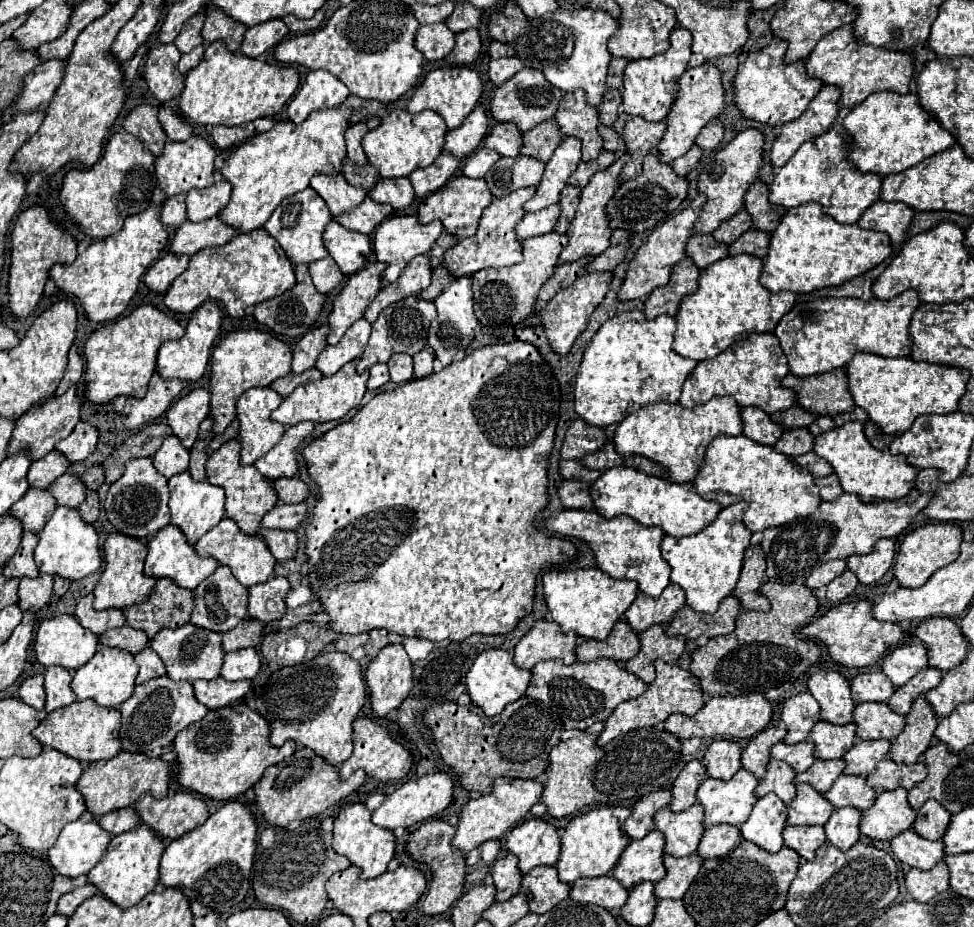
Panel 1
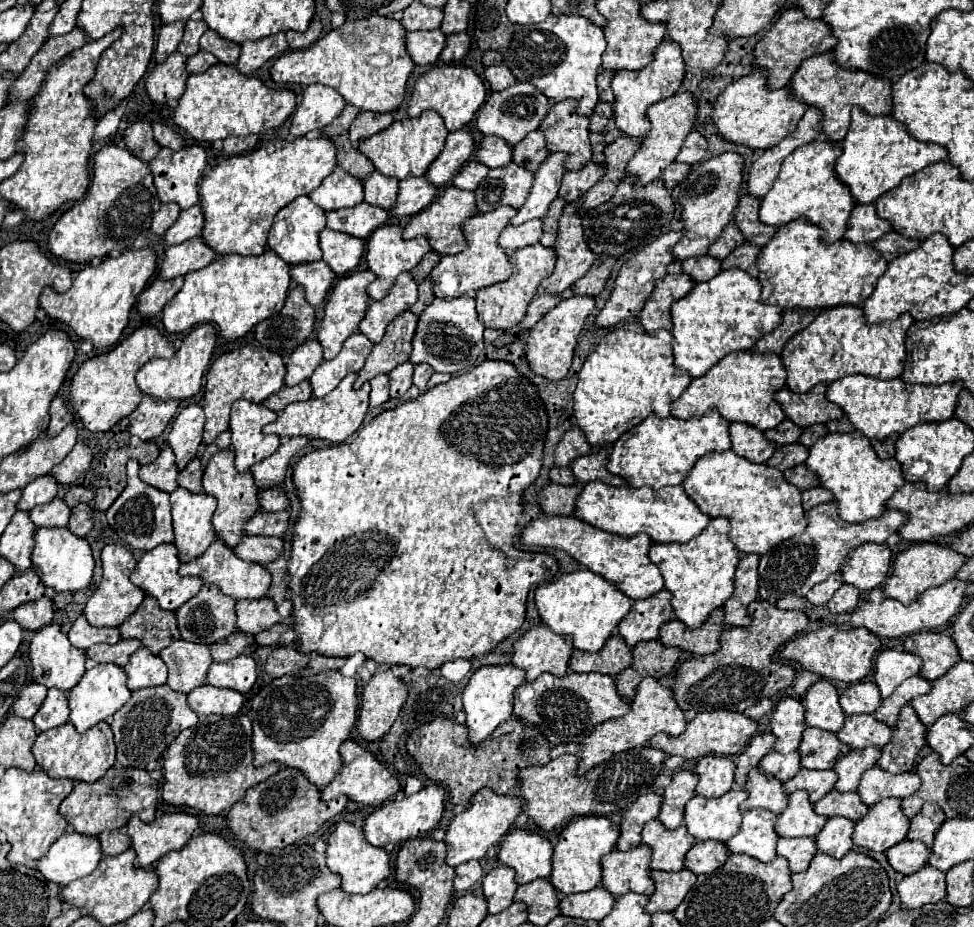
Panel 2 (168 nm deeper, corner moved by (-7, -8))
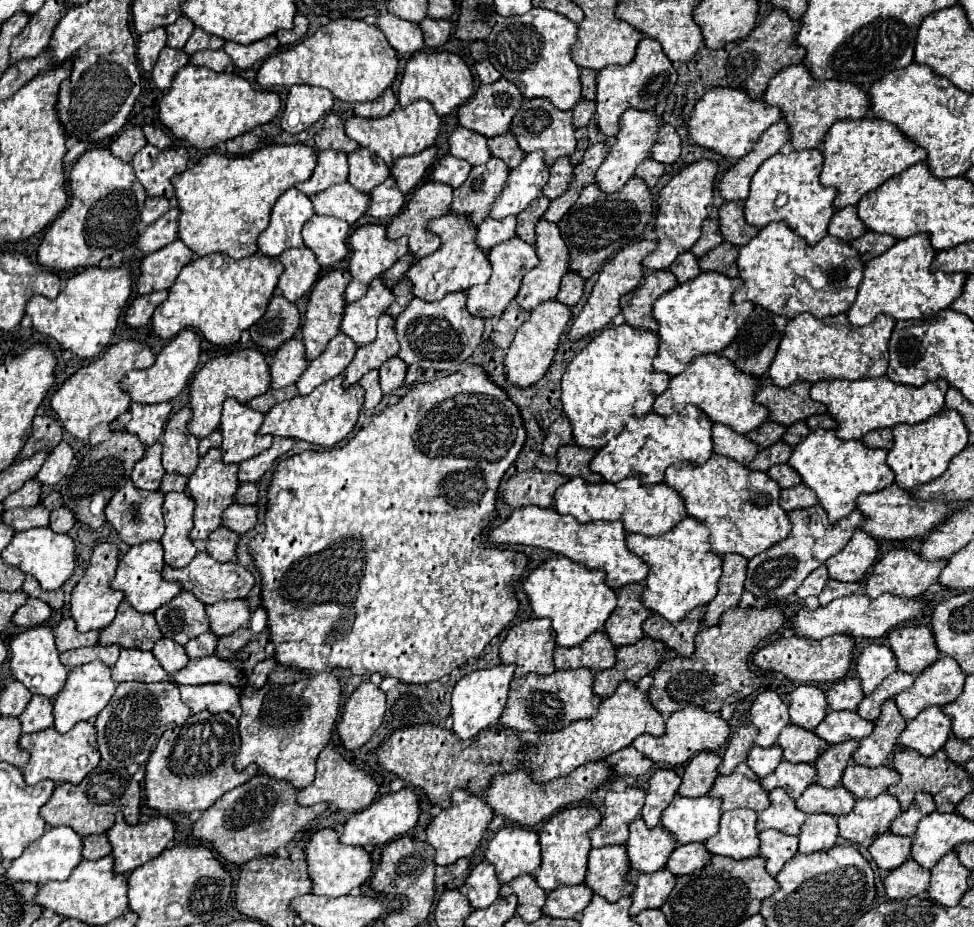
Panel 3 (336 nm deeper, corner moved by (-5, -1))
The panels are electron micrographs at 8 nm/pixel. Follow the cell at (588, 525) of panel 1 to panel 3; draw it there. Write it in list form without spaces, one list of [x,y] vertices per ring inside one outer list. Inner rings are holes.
[[[526,506],[514,510],[512,516],[488,532],[492,544],[528,544],[546,548],[556,554],[564,554],[590,570],[604,570],[608,586],[618,590],[632,582],[644,582],[648,576],[648,564],[636,558],[624,544],[624,526],[618,522],[588,522],[580,524],[574,516],[562,516],[552,508]]]

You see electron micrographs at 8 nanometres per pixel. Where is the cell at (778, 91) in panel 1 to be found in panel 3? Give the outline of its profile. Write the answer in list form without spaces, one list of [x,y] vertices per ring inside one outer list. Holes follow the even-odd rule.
[[[712,88],[708,90],[694,106],[688,120],[688,136],[690,144],[708,148],[724,158],[744,158],[750,148],[756,144],[764,128],[776,124],[782,112],[774,106],[766,106],[764,102],[748,98],[746,92],[732,88]]]

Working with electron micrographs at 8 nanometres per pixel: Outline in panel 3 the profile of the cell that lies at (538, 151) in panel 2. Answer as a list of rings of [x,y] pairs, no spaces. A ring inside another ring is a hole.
[[[500,134],[500,136],[490,138],[488,150],[492,152],[494,158],[504,160],[508,164],[508,168],[516,168],[524,158],[524,152],[518,148],[516,138],[512,134]]]

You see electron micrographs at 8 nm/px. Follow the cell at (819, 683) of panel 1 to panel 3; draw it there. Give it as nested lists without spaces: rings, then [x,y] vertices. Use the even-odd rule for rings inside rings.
[[[810,684],[798,686],[790,696],[788,712],[792,724],[806,730],[814,730],[828,714],[826,696],[818,686],[810,686]]]

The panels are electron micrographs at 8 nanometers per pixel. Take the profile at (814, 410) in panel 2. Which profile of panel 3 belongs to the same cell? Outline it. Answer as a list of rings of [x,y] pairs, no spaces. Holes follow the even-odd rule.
[[[764,382],[756,394],[754,394],[756,402],[768,408],[768,418],[790,426],[794,422],[806,420],[812,414],[824,414],[826,406],[820,402],[812,402],[810,398],[810,384],[808,382],[800,382],[800,384],[792,384],[788,388],[778,388],[774,384]]]

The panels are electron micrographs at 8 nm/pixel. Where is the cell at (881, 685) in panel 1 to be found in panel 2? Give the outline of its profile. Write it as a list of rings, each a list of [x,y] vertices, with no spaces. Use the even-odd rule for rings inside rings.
[[[860,681],[856,685],[850,685],[840,695],[840,705],[848,715],[874,713],[882,705],[882,697],[878,695],[878,685],[872,681]]]

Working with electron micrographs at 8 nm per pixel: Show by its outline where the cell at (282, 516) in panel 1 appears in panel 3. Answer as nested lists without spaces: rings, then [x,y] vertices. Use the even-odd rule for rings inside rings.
[[[230,504],[230,508],[224,510],[222,526],[230,528],[232,532],[238,532],[238,534],[250,532],[256,526],[256,506]]]

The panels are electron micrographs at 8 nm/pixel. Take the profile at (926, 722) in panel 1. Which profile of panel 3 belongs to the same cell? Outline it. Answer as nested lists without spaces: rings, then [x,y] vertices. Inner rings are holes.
[[[886,700],[882,704],[882,712],[874,722],[872,734],[860,740],[860,746],[852,754],[852,760],[862,766],[882,766],[892,756],[896,748],[896,740],[904,730],[906,720],[898,712],[894,700]]]

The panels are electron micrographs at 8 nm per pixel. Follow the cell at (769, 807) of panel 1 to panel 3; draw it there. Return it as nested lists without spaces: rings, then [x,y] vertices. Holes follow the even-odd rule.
[[[738,808],[722,812],[720,828],[716,836],[706,840],[706,850],[710,854],[744,860],[758,854],[758,844],[760,840],[756,830],[756,812]]]

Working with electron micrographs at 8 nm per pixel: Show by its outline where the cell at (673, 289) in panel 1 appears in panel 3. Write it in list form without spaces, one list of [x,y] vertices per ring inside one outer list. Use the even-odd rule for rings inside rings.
[[[658,270],[646,274],[634,292],[628,292],[620,298],[620,314],[624,316],[624,322],[630,324],[632,328],[656,332],[658,324],[652,318],[652,304],[656,302],[656,298],[660,298],[674,286],[676,276],[672,276],[670,270]]]

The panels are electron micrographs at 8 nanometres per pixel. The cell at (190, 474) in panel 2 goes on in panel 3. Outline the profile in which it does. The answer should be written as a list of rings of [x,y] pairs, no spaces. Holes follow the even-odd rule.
[[[164,476],[162,484],[160,484],[160,492],[164,492],[164,494],[168,494],[168,492],[184,492],[186,482],[188,482],[188,478],[184,478],[184,476]]]

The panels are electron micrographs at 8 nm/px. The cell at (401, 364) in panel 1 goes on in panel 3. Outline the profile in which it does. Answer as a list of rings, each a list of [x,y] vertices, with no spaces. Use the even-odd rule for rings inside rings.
[[[394,356],[394,358],[386,360],[378,372],[380,372],[380,388],[382,388],[382,392],[390,394],[392,390],[402,386],[404,376],[406,376],[406,364],[398,356]]]

